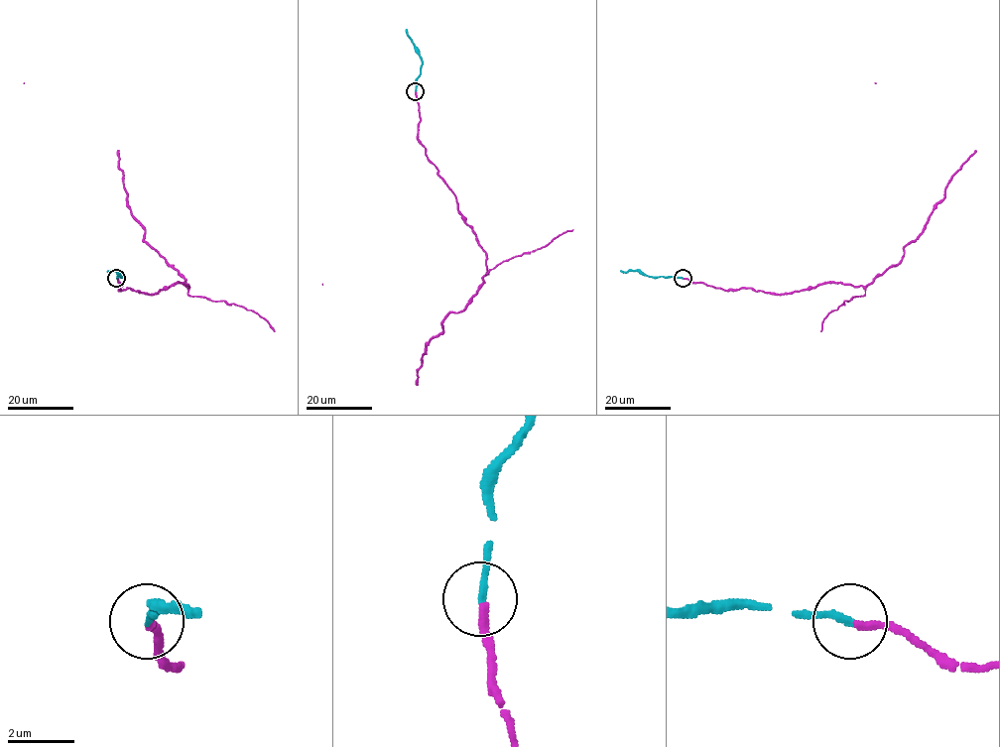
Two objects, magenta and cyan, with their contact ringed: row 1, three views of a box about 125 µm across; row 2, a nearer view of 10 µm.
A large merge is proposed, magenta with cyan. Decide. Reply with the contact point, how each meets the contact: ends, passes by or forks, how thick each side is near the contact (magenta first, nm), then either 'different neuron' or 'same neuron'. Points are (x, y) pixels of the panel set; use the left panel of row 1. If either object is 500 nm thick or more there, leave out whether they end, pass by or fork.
(116, 278) | magenta ends | cyan ends | 240/190 nm | same neuron

